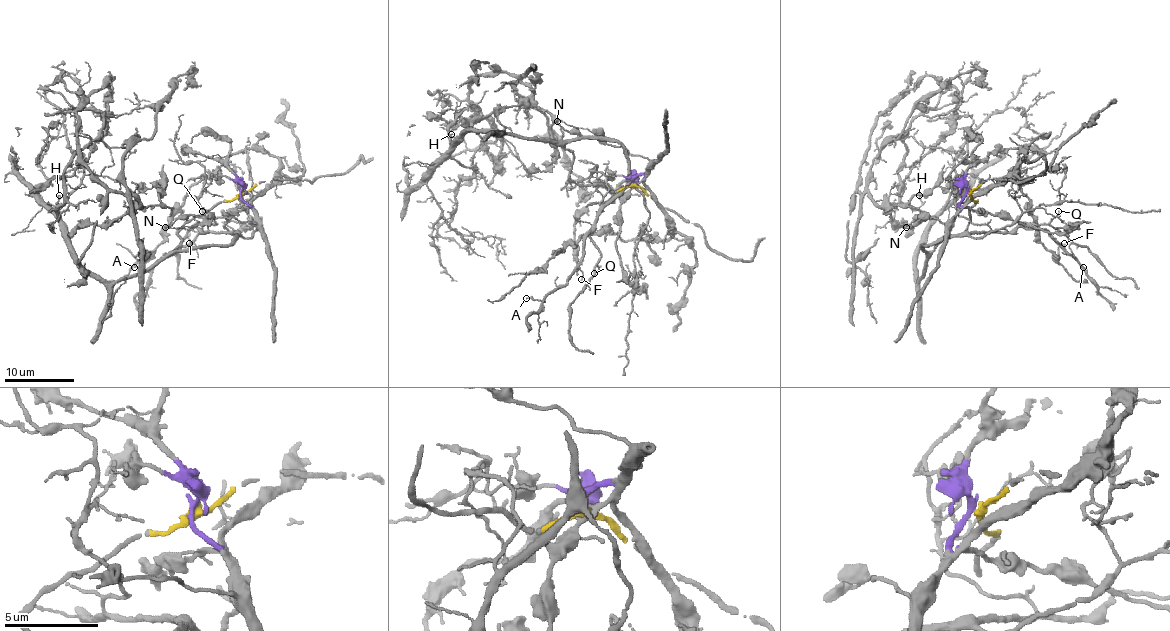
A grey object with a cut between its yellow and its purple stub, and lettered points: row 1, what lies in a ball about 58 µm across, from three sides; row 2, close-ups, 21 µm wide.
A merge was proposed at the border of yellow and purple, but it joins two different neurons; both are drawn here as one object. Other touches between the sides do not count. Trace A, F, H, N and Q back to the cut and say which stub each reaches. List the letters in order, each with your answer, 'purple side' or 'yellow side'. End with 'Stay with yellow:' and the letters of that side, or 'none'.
A: yellow side
F: yellow side
H: yellow side
N: purple side
Q: yellow side
Stay with yellow: A, F, H, Q

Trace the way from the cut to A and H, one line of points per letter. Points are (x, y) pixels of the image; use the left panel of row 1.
A: (241, 192), (194, 214), (173, 251), (224, 246), (236, 235), (194, 227), (149, 272), (134, 266)
H: (241, 192), (194, 214), (177, 246), (142, 272), (113, 282), (101, 282), (80, 265), (59, 218), (59, 195)

